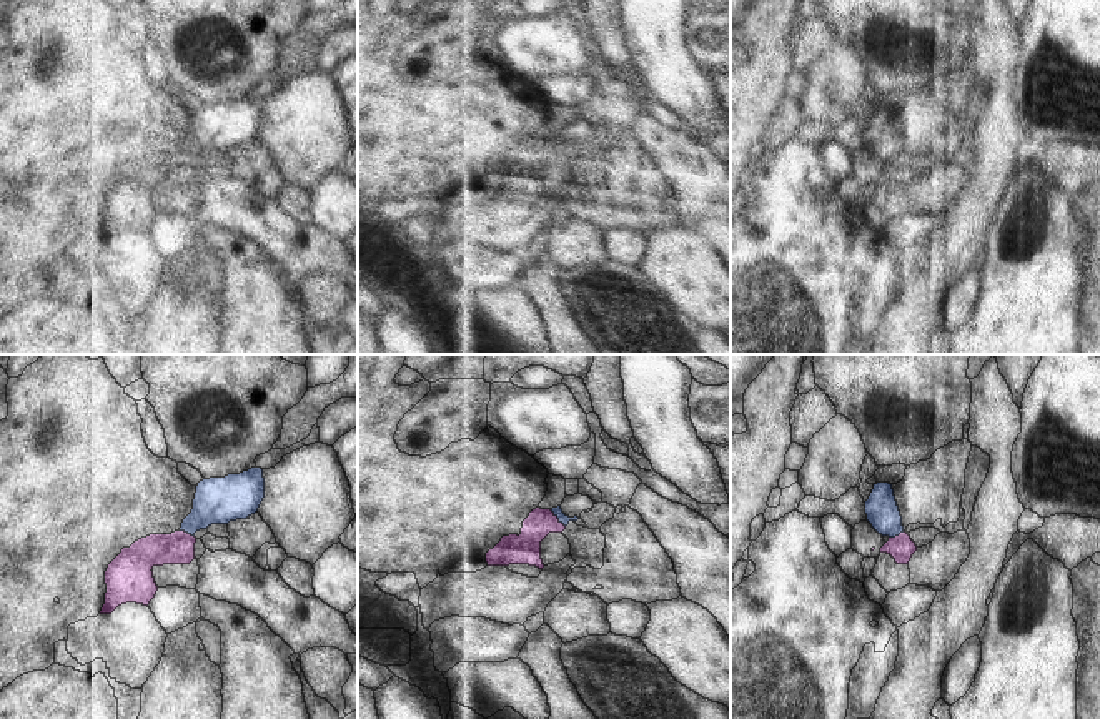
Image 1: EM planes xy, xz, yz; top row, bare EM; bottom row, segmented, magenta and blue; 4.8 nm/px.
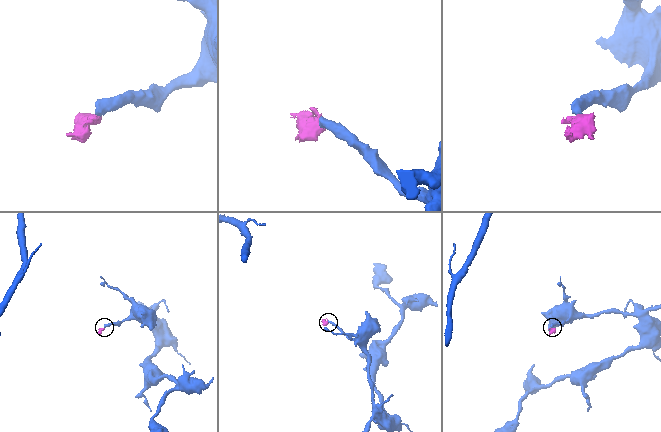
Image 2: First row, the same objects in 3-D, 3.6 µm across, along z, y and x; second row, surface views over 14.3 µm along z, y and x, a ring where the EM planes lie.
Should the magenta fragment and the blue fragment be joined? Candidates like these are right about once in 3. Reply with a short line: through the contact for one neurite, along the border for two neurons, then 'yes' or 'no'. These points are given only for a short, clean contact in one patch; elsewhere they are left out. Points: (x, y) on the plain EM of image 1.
line xz (550, 137), (564, 153); no

